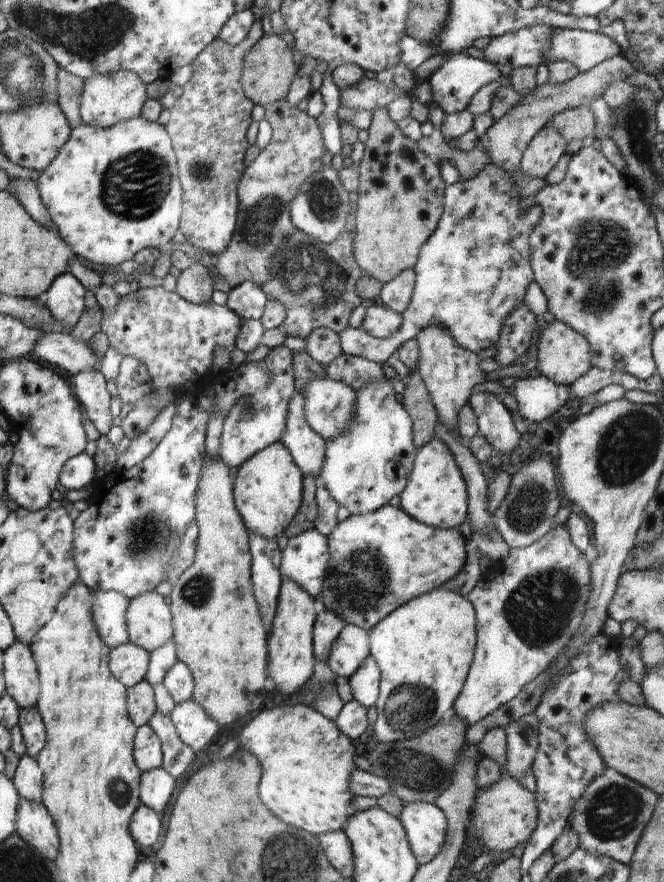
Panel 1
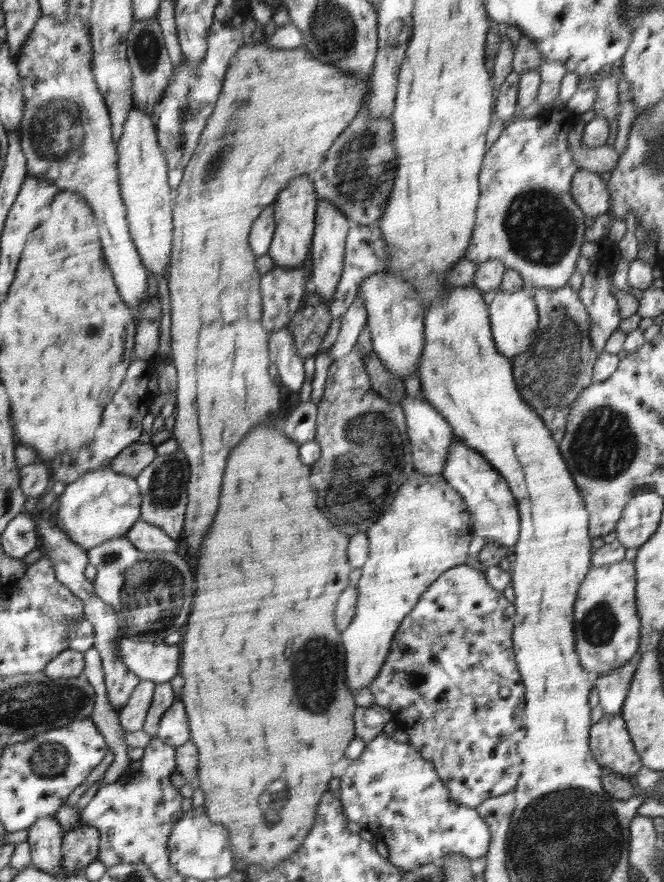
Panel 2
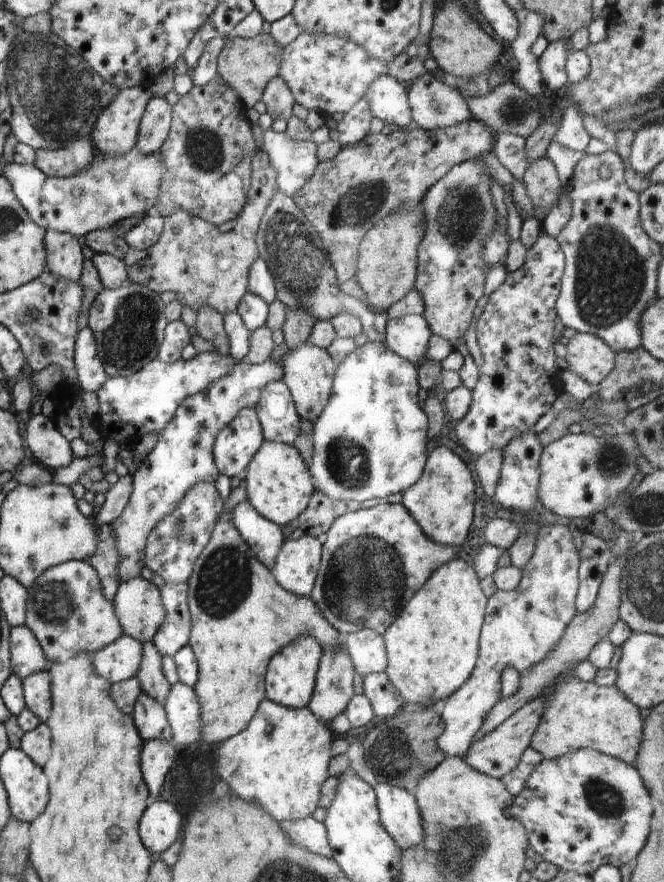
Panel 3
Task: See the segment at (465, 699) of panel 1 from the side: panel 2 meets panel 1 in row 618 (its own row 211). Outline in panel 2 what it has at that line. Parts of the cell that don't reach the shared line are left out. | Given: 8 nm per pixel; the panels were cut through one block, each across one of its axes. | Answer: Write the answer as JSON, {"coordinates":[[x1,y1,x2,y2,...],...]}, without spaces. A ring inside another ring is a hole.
{"coordinates":[[565,105,558,106,553,112,540,115,538,118,525,119,522,118,517,122,510,122,505,128,501,129,501,133,486,151,484,160,482,161,481,171,479,172,479,201,476,209,476,220,470,244,464,254,464,259,477,265,483,262,497,259,502,261,506,268,518,271,523,278,524,288,530,289,557,289,566,286,569,278,576,270,576,261,581,256,580,250,584,242,584,231,588,228,589,220,575,203,571,195,572,177,580,168,577,162,574,162,573,155,569,149,569,130,574,126,574,116,566,109]]}

